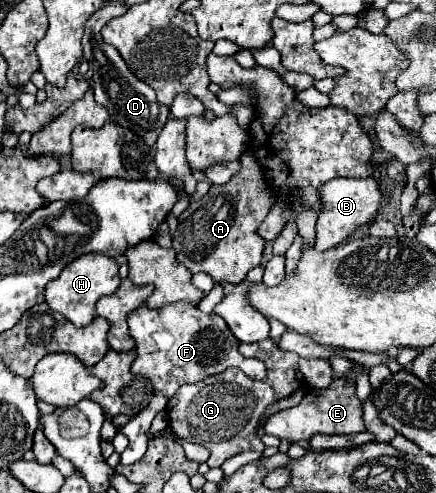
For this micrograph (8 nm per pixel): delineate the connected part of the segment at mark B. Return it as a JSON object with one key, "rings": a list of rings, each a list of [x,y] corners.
{"rings":[[[333,178],[321,186],[323,210],[317,218],[317,242],[315,250],[325,252],[327,248],[339,246],[347,240],[359,226],[371,224],[379,210],[389,202],[391,194],[381,190],[381,184],[375,178]]]}

